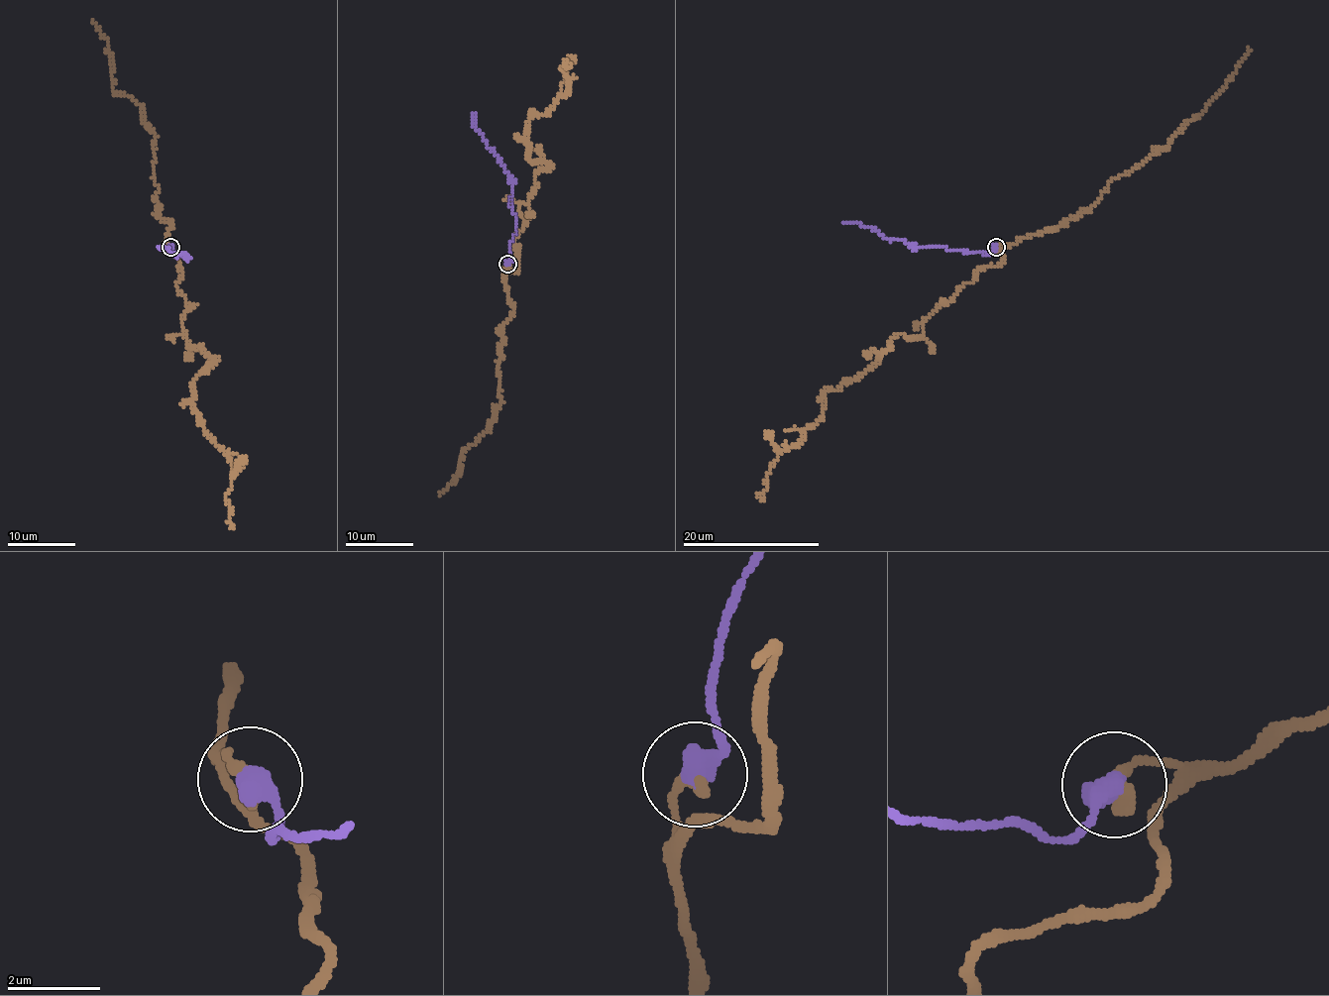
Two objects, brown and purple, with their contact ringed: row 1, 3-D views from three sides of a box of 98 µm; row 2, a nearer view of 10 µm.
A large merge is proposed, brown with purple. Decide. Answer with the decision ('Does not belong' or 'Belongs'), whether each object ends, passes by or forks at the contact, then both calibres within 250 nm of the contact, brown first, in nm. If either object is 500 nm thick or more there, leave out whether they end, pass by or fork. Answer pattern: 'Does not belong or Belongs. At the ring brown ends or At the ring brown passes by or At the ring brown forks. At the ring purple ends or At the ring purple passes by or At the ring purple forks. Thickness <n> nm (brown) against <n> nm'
Does not belong. Thickness 340 nm (brown) against 550 nm

